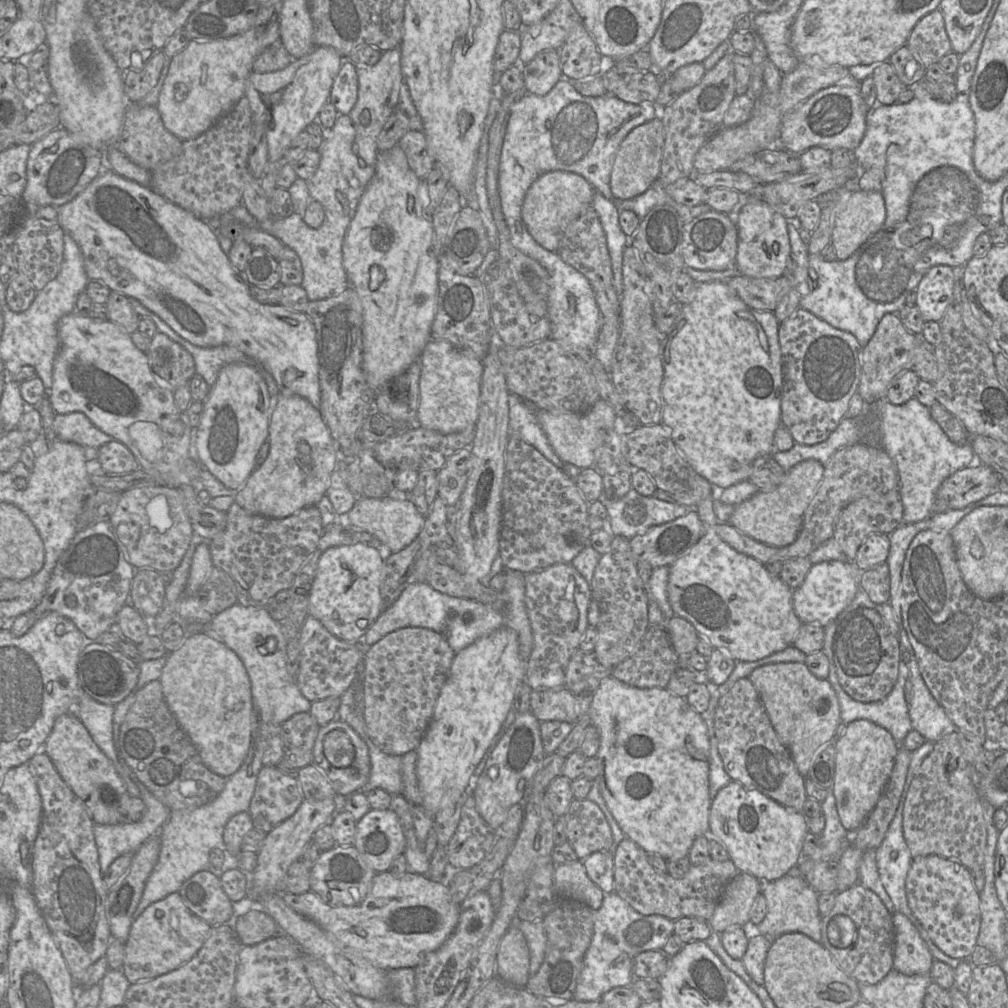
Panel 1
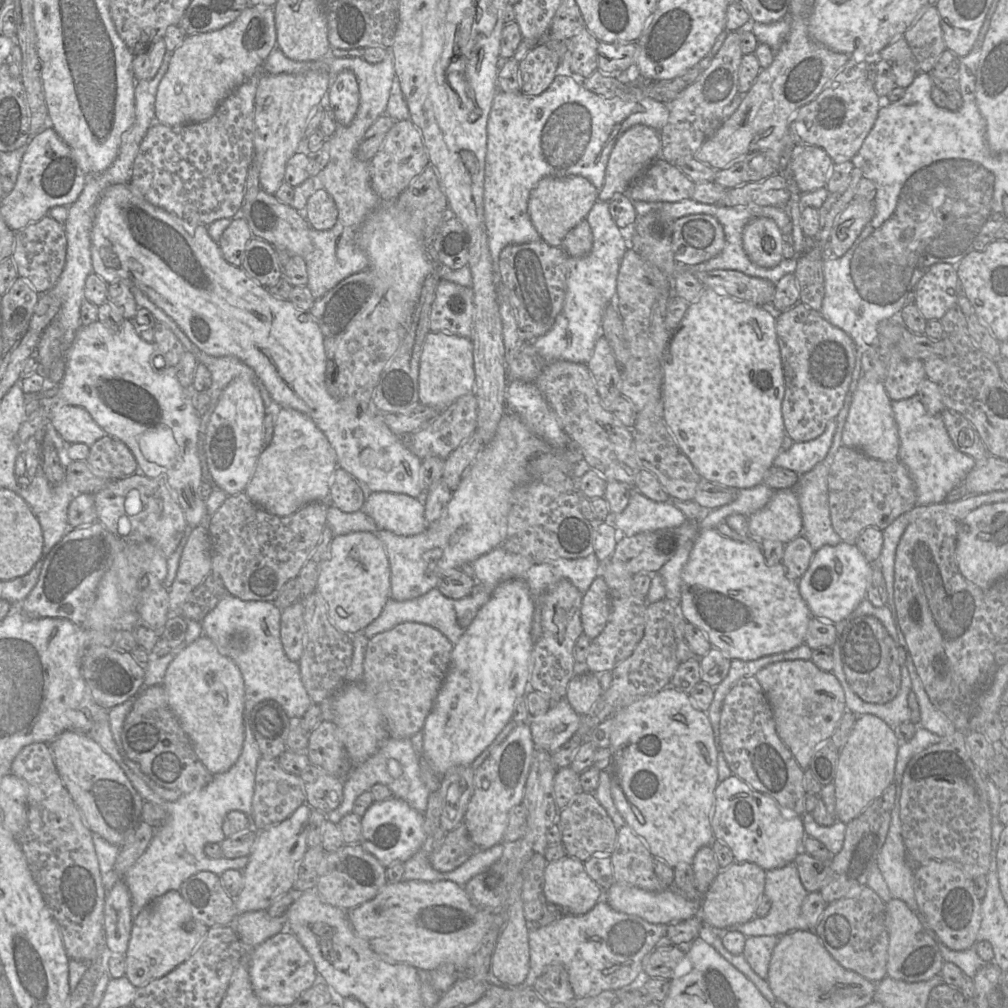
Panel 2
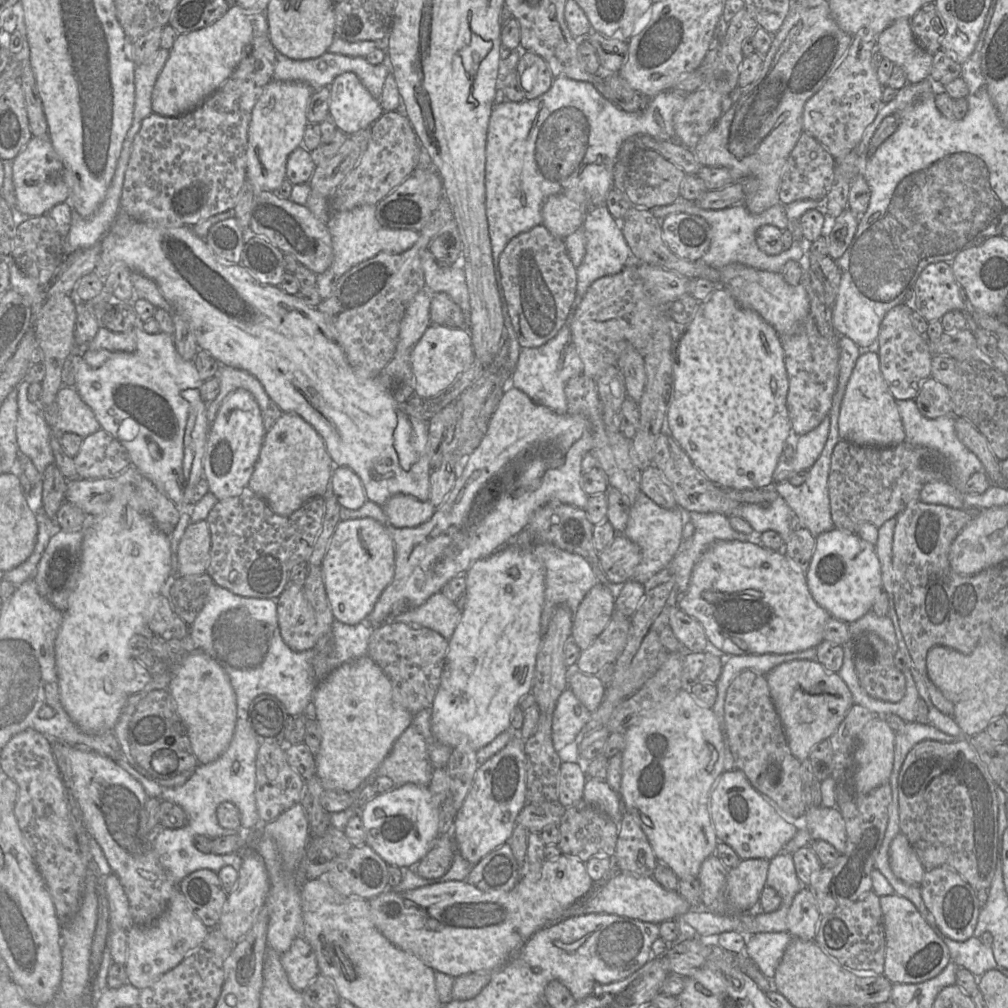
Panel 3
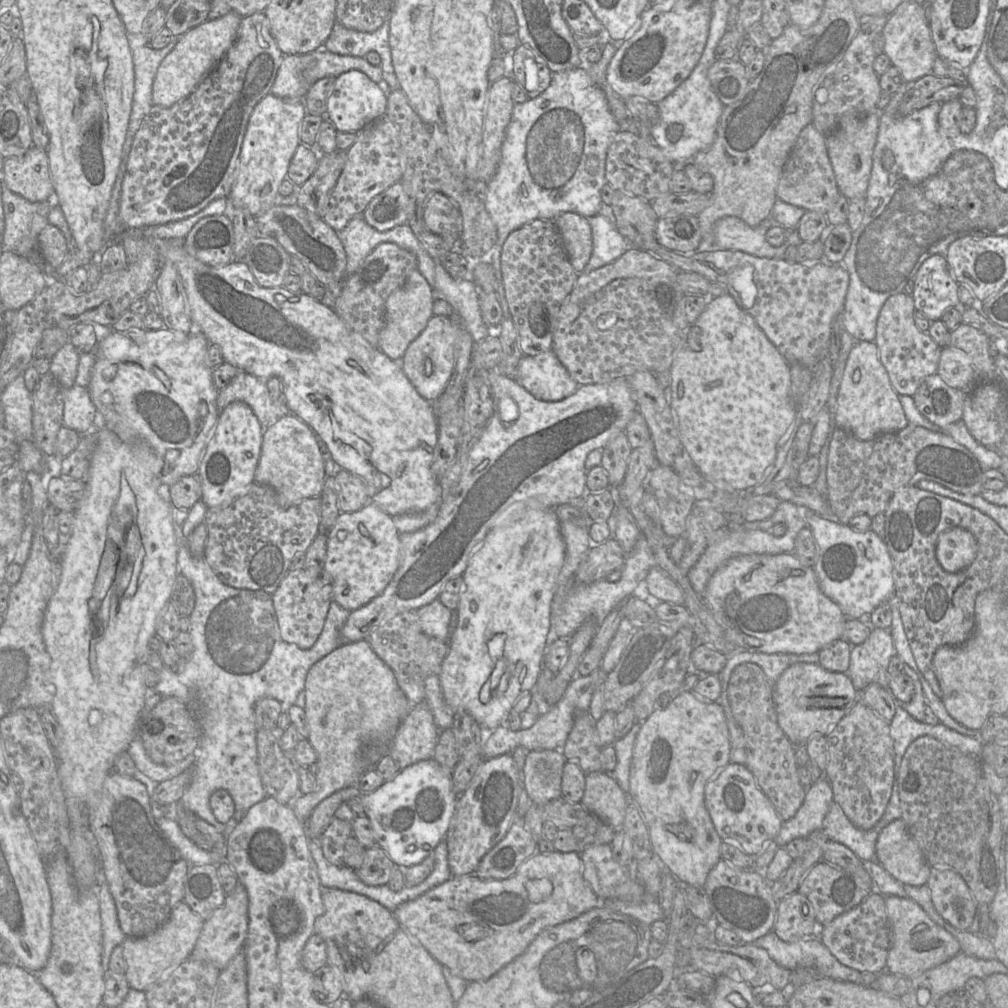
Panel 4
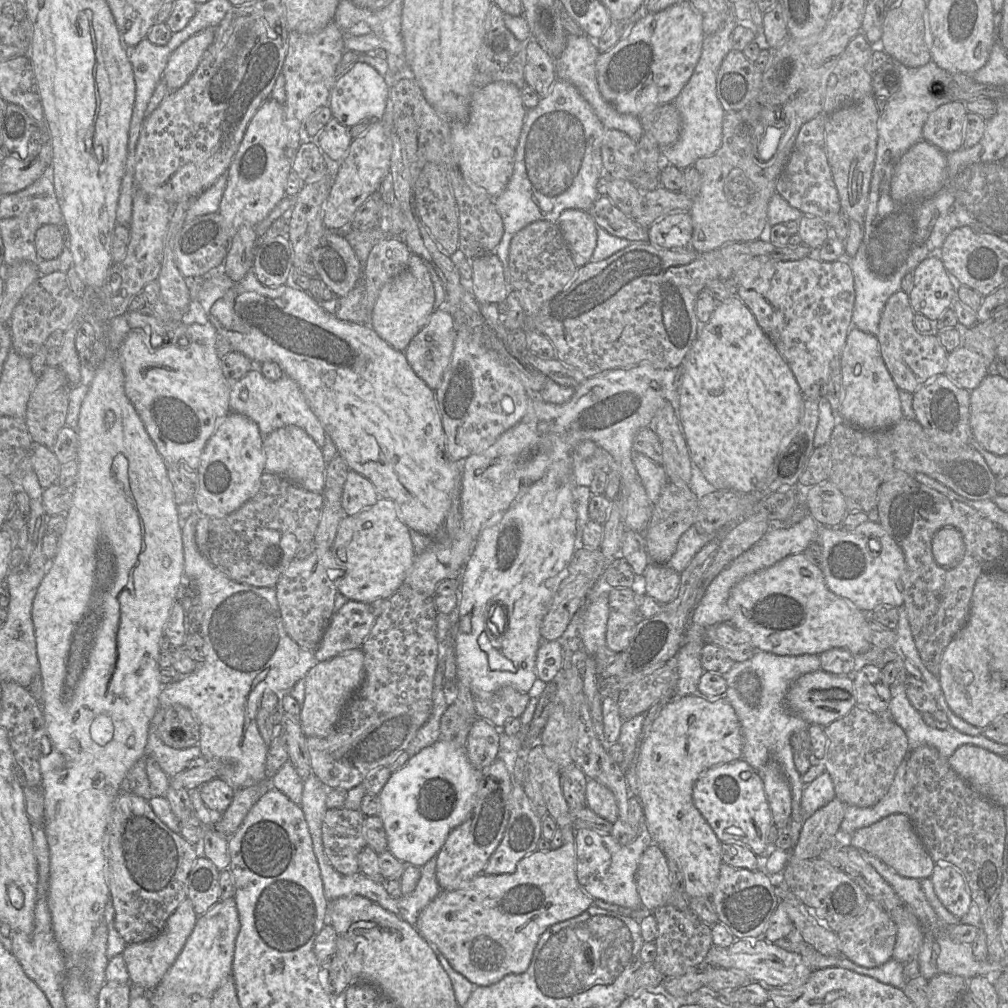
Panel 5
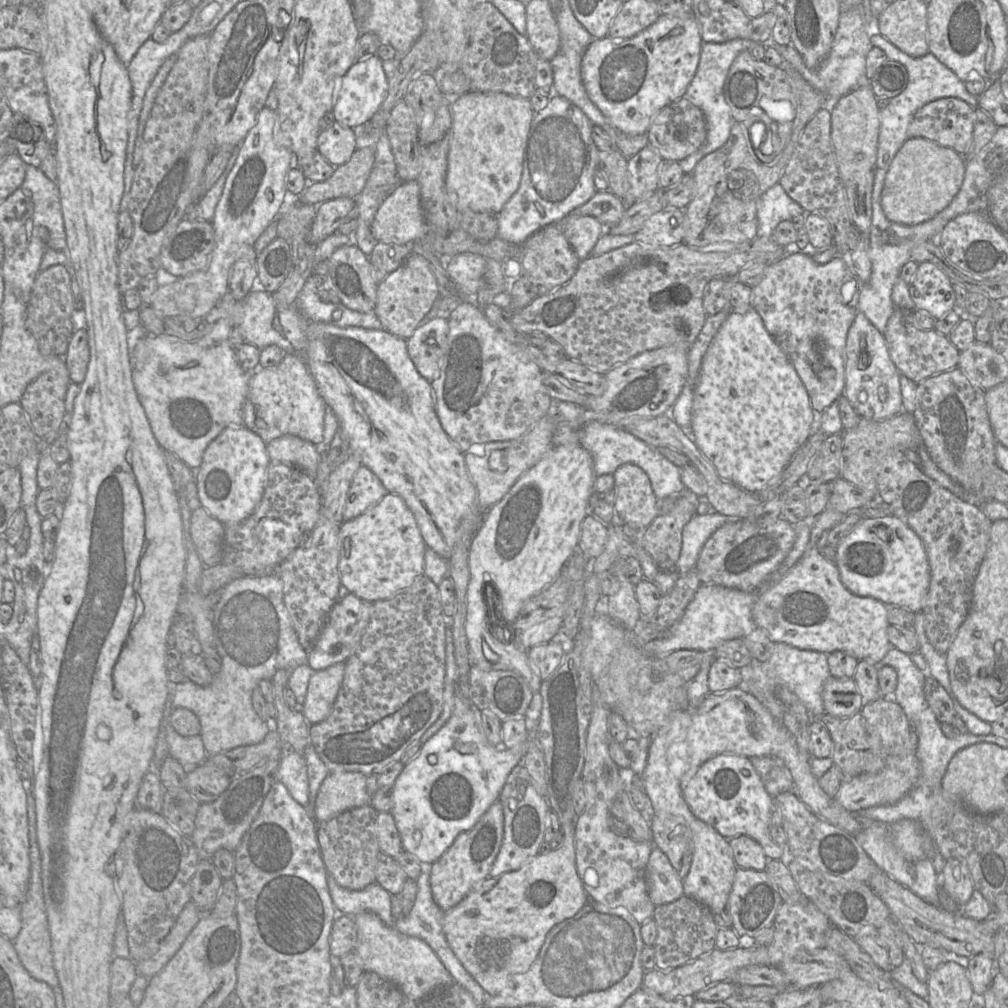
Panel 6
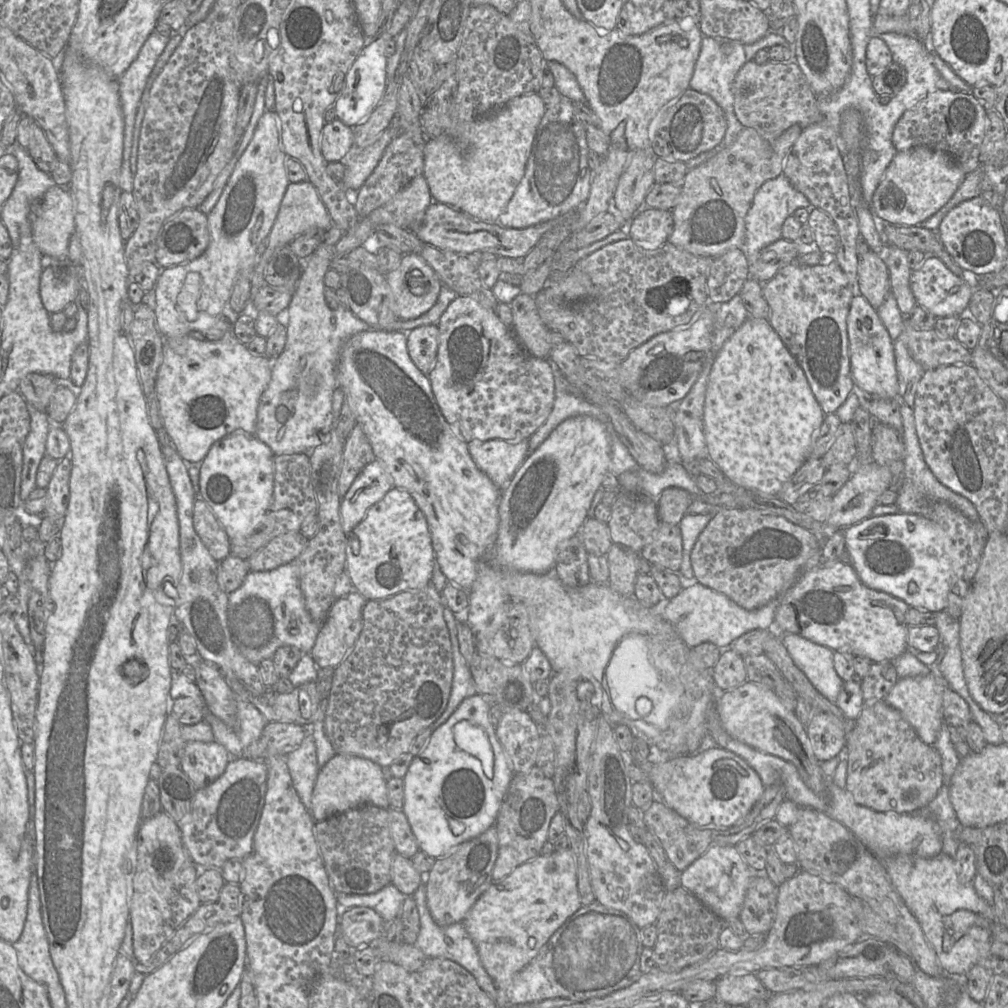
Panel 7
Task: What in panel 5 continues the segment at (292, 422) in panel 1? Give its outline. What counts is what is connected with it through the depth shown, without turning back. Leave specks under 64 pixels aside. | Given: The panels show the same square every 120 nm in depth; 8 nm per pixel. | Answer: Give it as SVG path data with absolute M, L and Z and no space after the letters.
M288 425L264 436L265 471L283 476L305 490L322 493L325 487L326 462L322 448L303 430Z

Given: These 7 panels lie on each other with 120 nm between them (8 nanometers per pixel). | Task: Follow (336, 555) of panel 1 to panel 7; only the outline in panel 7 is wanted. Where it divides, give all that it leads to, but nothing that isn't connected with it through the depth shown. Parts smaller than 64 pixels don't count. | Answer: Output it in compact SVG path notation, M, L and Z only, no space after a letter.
M392 487L346 535L346 571L366 600L383 599L431 582L435 551L423 511L411 494Z

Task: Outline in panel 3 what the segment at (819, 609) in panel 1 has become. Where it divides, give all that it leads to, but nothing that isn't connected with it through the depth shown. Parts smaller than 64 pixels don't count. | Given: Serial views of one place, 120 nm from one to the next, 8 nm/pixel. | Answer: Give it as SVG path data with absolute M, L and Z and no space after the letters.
M836 527L820 534L815 541L814 554L805 573L809 591L830 617L847 624L855 622L872 610L876 598L883 591L876 548L856 533L844 532Z

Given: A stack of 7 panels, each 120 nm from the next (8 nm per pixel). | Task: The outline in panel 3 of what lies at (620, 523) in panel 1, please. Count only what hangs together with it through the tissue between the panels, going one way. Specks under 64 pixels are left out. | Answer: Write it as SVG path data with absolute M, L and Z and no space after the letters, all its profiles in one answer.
M640 492L630 507L628 522L622 535L634 542L641 550L641 561L631 580L645 584L653 575L667 568L683 541L683 525L689 520L678 508L664 509Z

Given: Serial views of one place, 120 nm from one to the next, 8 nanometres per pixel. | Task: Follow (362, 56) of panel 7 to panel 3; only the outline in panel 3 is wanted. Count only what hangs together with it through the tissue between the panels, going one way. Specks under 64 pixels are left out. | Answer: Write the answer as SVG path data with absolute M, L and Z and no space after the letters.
M353 72L337 76L329 89L329 114L337 129L346 135L370 128L384 112L380 101L372 97Z

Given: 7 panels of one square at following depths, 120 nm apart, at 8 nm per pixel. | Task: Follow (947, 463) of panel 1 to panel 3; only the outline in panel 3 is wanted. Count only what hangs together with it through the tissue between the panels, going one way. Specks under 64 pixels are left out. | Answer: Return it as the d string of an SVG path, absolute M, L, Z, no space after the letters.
M914 399L896 400L896 403L905 431L905 441L915 446L935 448L941 452L950 461L951 476L949 482L957 490L961 491L971 475L984 470L978 457L958 439L954 428L955 416L944 415L936 419L928 419L919 412Z

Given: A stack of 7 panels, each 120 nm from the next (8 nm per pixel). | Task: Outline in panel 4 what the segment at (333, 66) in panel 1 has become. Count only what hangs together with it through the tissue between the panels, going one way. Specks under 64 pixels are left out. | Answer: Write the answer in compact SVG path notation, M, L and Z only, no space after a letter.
M271 93L255 106L241 146L235 183L228 196L232 208L245 208L256 217L274 206L291 159L301 143L300 126L306 114L304 101L288 101Z

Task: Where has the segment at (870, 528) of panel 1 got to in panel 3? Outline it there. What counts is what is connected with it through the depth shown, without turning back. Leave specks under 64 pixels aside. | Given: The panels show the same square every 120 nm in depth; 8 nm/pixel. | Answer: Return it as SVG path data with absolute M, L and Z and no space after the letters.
M840 439L835 445L828 476L831 517L834 526L844 532L856 533L862 523L870 522L877 528L897 517L909 505L920 500L920 492L930 482L949 482L950 461L937 449L915 446L904 441L894 447L857 445Z

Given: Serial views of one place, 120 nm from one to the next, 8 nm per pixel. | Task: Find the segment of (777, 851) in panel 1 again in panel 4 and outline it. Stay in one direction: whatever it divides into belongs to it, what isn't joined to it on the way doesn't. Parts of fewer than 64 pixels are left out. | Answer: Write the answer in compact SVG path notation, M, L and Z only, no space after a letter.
M728 763L724 768L717 768L713 778L705 785L704 799L722 841L735 843L751 856L756 856L768 841L774 840L783 824L769 799L757 786L752 773L742 764Z

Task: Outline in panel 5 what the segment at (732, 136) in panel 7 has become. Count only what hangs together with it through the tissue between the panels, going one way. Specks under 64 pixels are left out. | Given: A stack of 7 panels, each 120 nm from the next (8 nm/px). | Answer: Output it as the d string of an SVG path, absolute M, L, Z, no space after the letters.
M730 8L723 26L717 32L704 36L701 56L694 72L673 101L682 118L682 130L675 144L661 148L661 157L669 165L684 170L698 159L714 155L722 145L722 123L726 112L718 99L716 79L723 59L732 51L731 34L736 25L737 20Z

